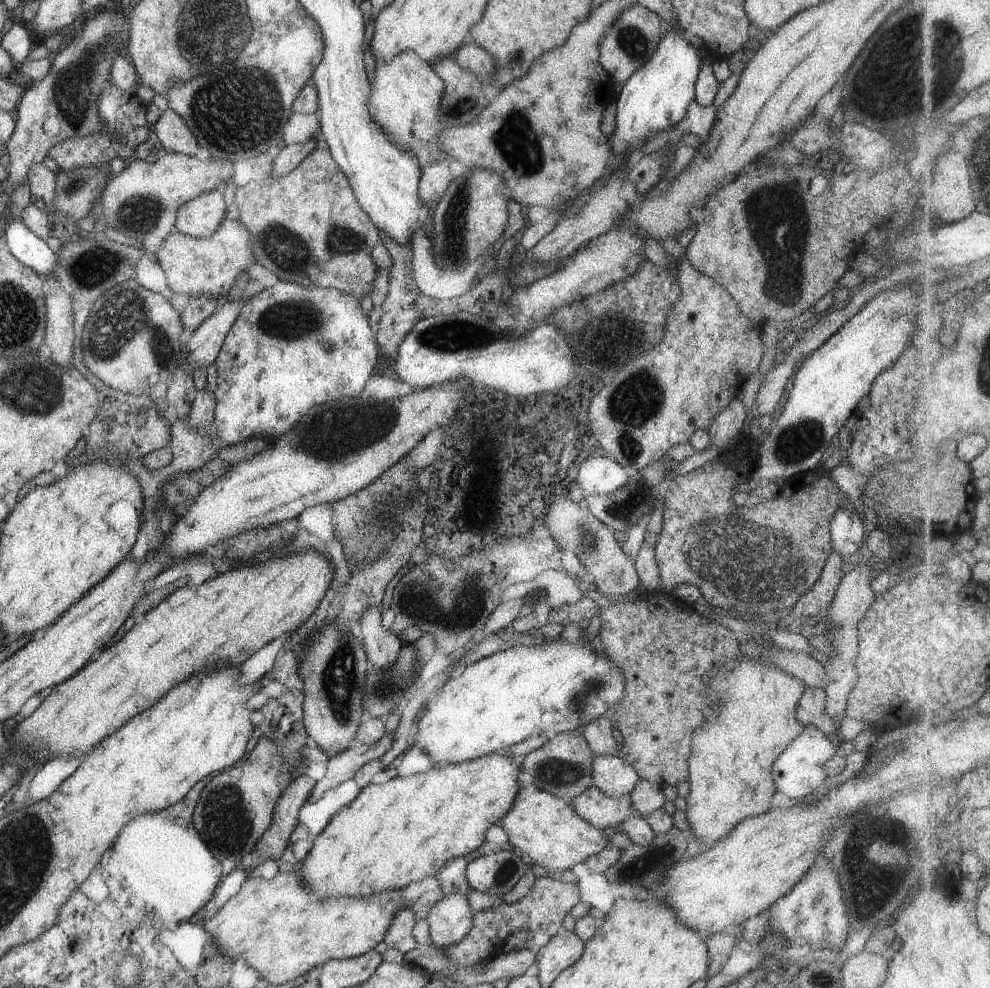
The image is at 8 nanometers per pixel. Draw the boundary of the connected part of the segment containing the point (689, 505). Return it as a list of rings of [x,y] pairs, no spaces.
[[[746,441],[746,444],[737,445],[733,446],[730,451],[725,451],[721,453],[720,456],[717,456],[713,458],[713,460],[709,460],[709,462],[706,462],[703,464],[703,466],[699,466],[699,468],[695,468],[695,470],[691,470],[691,472],[687,472],[687,474],[683,474],[683,476],[673,476],[671,480],[668,481],[668,485],[665,486],[661,490],[660,498],[661,501],[663,502],[663,509],[664,512],[662,513],[662,528],[659,534],[659,540],[657,540],[657,543],[655,544],[654,548],[654,560],[655,563],[657,564],[657,568],[659,572],[659,592],[662,594],[670,594],[675,590],[678,584],[681,583],[686,583],[695,586],[697,589],[699,589],[699,592],[701,593],[701,597],[705,600],[706,603],[708,603],[712,607],[717,607],[720,609],[722,612],[728,612],[732,613],[733,606],[736,603],[737,606],[745,606],[745,610],[753,610],[753,614],[769,614],[769,610],[779,610],[779,608],[789,608],[792,605],[795,605],[795,602],[797,601],[797,598],[800,598],[813,584],[815,583],[815,580],[819,578],[819,574],[821,573],[821,570],[823,569],[824,563],[827,561],[827,558],[829,557],[829,554],[831,554],[831,542],[830,542],[830,536],[829,536],[829,530],[830,530],[830,522],[831,518],[833,517],[833,514],[839,510],[840,507],[842,506],[847,506],[845,496],[843,496],[842,492],[837,488],[837,484],[831,479],[831,476],[828,476],[825,471],[821,471],[820,473],[817,470],[810,471],[807,473],[803,474],[795,474],[793,476],[793,496],[789,496],[789,498],[785,498],[785,496],[776,496],[777,498],[777,504],[769,504],[769,508],[757,508],[755,506],[755,512],[753,512],[753,508],[748,508],[748,507],[737,507],[733,502],[731,502],[731,496],[733,496],[735,490],[740,486],[739,482],[739,472],[735,470],[735,464],[737,464],[737,460],[739,459],[738,452],[741,451],[741,448],[745,445],[748,445],[750,443],[749,441]]]

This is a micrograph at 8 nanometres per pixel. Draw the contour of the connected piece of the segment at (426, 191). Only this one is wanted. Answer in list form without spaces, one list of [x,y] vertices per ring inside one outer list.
[[[449,159],[435,160],[435,162],[429,162],[423,168],[417,190],[417,196],[419,196],[419,200],[423,204],[435,207],[436,203],[441,199],[445,188],[451,181],[449,161]]]

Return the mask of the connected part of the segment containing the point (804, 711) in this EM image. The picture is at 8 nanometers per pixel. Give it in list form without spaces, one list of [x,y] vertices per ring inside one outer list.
[[[805,686],[797,704],[796,718],[803,727],[813,726],[823,735],[835,739],[837,723],[825,715],[824,703],[824,690]]]

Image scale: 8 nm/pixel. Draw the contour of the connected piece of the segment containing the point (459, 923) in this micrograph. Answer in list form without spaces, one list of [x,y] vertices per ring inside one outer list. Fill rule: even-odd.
[[[449,894],[435,902],[426,917],[432,945],[445,950],[465,938],[472,924],[472,914],[463,895]]]

